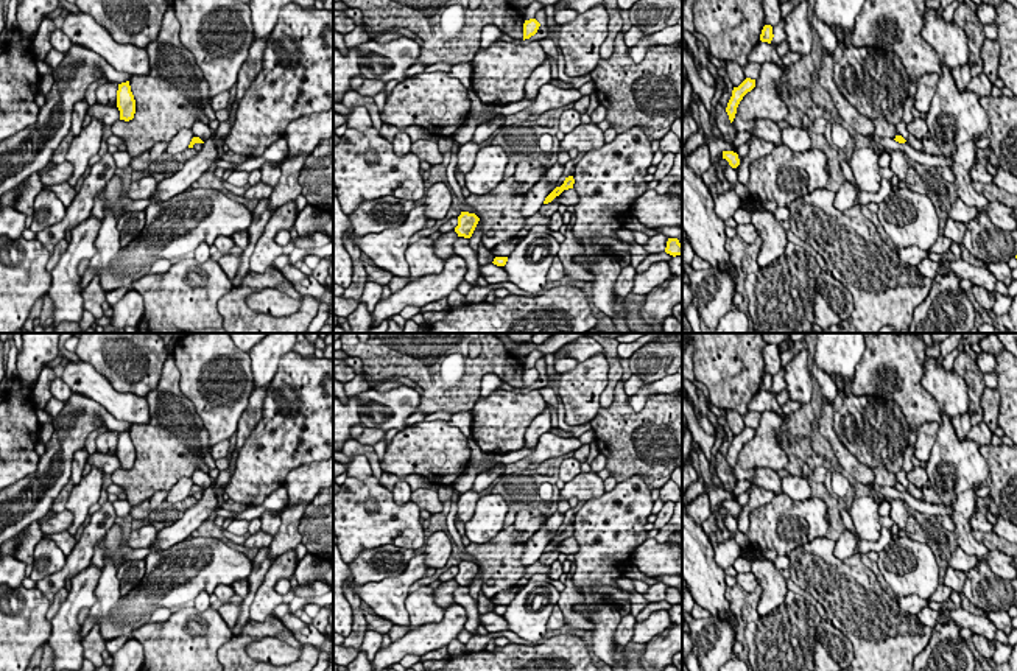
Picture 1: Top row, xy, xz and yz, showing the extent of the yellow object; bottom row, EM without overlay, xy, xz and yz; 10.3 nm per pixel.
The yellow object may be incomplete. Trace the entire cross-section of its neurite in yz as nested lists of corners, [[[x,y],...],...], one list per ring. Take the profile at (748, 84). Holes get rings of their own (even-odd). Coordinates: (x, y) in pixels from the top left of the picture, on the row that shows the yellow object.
[[[746,78],[738,87],[734,87],[732,97],[727,103],[726,112],[729,115],[730,123],[735,118],[737,107],[743,97],[755,87],[755,79]]]

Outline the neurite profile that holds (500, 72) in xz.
[[[495,40],[486,50],[480,48],[472,59],[472,89],[484,104],[522,101],[526,79],[547,58],[539,40],[528,45]]]

